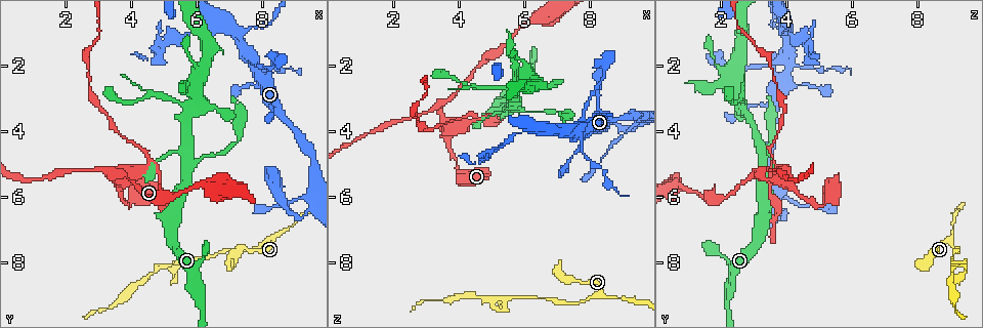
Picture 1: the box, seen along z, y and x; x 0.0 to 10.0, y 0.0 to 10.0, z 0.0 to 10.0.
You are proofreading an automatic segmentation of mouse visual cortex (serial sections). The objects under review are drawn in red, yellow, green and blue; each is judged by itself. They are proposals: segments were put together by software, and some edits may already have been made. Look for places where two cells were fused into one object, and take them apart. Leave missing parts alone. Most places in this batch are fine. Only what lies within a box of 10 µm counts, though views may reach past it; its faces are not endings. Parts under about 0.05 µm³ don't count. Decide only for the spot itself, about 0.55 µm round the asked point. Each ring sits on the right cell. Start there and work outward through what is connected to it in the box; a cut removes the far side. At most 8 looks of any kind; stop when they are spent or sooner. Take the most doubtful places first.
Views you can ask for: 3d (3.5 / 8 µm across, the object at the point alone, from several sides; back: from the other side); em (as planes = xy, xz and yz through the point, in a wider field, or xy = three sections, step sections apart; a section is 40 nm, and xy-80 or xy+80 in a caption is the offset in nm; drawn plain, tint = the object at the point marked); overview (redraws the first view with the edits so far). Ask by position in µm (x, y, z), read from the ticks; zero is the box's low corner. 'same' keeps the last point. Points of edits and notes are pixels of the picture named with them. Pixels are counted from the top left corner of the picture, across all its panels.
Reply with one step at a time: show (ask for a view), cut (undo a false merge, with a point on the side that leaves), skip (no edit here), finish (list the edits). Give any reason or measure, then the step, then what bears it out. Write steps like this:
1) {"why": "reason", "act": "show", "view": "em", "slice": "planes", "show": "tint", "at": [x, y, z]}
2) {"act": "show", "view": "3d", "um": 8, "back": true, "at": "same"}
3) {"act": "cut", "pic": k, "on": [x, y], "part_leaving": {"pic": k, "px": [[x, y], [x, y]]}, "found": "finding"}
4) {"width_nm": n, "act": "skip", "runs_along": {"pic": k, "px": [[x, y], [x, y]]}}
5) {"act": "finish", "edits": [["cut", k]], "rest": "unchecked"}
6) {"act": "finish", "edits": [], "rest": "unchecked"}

{"why": "calibre changes", "act": "show", "view": "3d", "um": 3.5, "at": [7.65, 1.80, 4.05]}

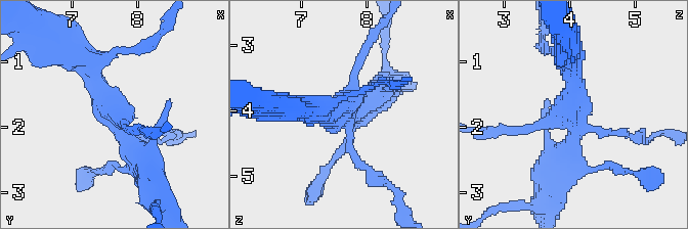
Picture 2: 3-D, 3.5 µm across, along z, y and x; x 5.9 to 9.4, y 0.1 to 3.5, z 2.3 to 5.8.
{"act": "skip", "runs_along": {"pic": 2, "px": [[146, 162], [77, 54]]}, "found": "one cell here"}

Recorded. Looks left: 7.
{"why": "two arms in line, one across", "act": "show", "view": "3d", "um": 3.5, "at": [4.55, 5.00, 3.65]}

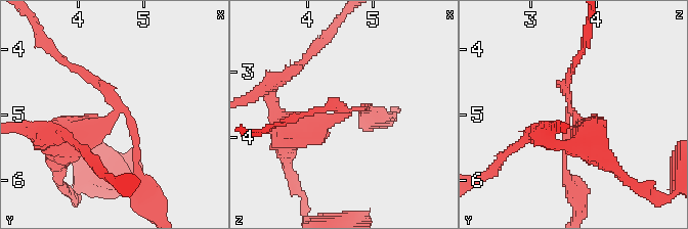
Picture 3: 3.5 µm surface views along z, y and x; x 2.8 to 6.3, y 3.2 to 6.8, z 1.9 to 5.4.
{"arms": 3, "arm_widths_nm": [100, 150, 450], "act": "show", "view": "em", "slice": "planes", "show": "tint", "at": [4.55, 4.95, 3.70]}

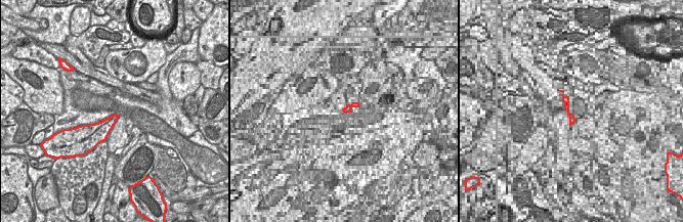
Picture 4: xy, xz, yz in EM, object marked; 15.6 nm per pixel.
{"act": "cut", "pic": 3, "on": [93, 81], "part_leaving": {"pic": 3, "px": [[117, 111], [111, 93], [47, 46]]}, "found": "two cells meet here"}

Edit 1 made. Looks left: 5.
{"why": "redraw", "act": "show", "view": "overview"}

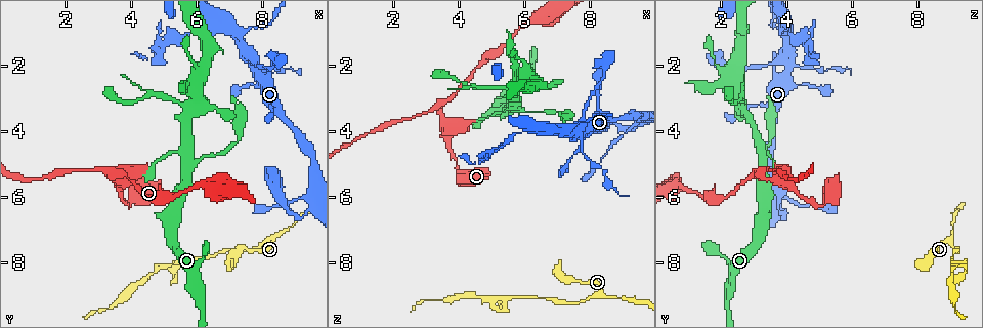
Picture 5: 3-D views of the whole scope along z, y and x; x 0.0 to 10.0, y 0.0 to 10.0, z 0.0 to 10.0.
{"why": "small branch off a trunk", "act": "show", "view": "3d", "um": 3.5, "at": [5.85, 3.40, 2.75]}

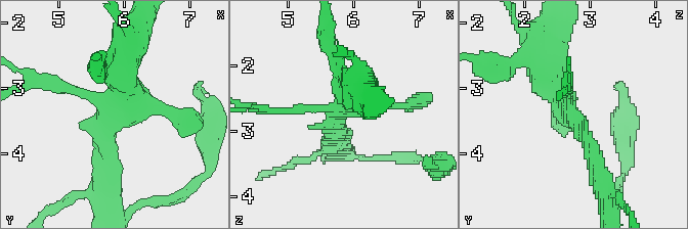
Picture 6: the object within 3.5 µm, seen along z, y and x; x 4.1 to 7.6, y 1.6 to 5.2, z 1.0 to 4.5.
{"why": "shape alone is not enough", "act": "show", "view": "em", "slice": "xy", "step": 3, "show": "tint", "at": [5.85, 3.40, 2.70]}

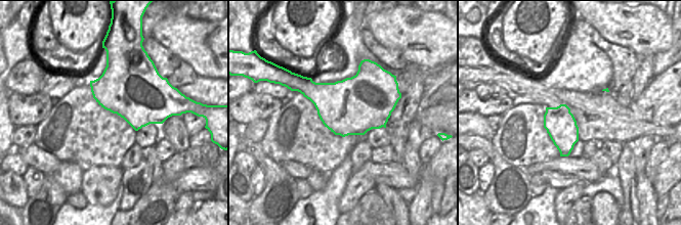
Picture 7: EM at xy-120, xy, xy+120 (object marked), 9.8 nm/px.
{"act": "skip", "runs_along": {"pic": 6, "px": [[601, 173], [541, 73], [541, 56]]}, "found": "all the same cell"}

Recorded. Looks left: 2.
{"act": "finish", "edits": [["cut", 3]], "rest": "unchecked"}

